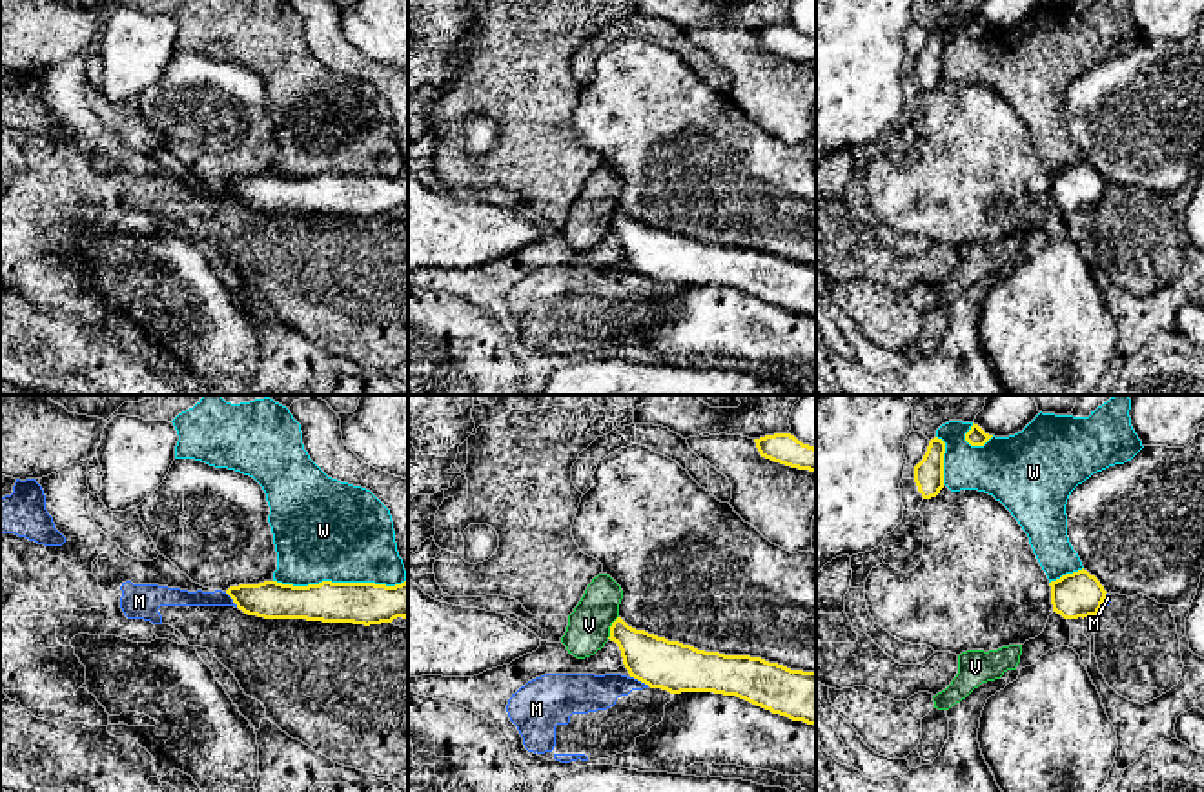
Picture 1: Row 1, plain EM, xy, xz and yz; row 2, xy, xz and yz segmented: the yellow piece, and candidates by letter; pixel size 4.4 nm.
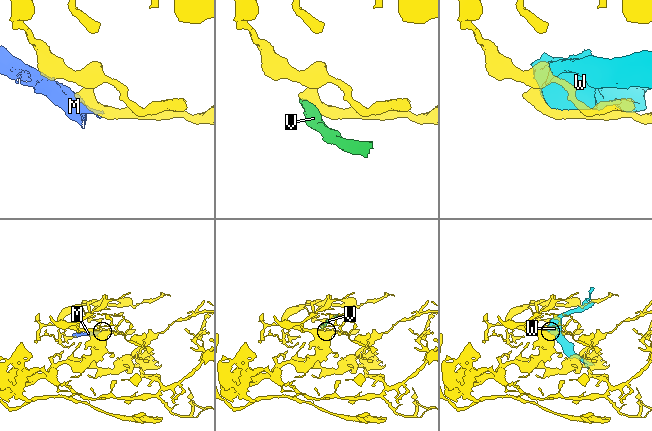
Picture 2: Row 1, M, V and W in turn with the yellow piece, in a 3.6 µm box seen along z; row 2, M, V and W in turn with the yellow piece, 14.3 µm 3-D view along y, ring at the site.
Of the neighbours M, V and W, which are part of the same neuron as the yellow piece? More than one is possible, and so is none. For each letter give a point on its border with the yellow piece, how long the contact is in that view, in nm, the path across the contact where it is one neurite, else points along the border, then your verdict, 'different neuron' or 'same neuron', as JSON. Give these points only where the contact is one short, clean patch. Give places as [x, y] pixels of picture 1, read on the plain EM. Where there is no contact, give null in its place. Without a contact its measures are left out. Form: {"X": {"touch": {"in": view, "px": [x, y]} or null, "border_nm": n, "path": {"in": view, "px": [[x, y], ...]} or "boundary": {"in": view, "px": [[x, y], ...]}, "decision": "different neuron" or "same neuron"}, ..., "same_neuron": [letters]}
{"M": {"touch": {"in": "xz", "px": [640, 272]}, "border_nm": 100, "boundary": {"in": "xz", "px": [[631, 268], [649, 277]]}, "decision": "different neuron"}, "V": {"touch": {"in": "xz", "px": [611, 219]}, "border_nm": 120, "boundary": {"in": "xz", "px": [[618, 208], [607, 230]]}, "decision": "different neuron"}, "W": {"touch": {"in": "xy", "px": [339, 175]}, "border_nm": 600, "decision": "different neuron"}, "same_neuron": []}

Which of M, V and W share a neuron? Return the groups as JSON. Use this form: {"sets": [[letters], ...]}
{"sets": [["M"], ["V"], ["W"]]}

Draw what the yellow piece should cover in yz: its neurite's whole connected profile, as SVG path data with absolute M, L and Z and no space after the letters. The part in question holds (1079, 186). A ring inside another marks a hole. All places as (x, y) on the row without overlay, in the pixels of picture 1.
M1084 160L1051 173L1049 178L1053 204L1064 211L1097 208L1107 186L1100 173Z

